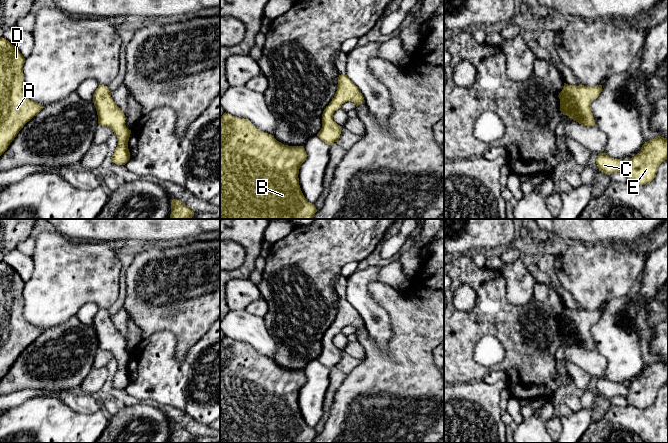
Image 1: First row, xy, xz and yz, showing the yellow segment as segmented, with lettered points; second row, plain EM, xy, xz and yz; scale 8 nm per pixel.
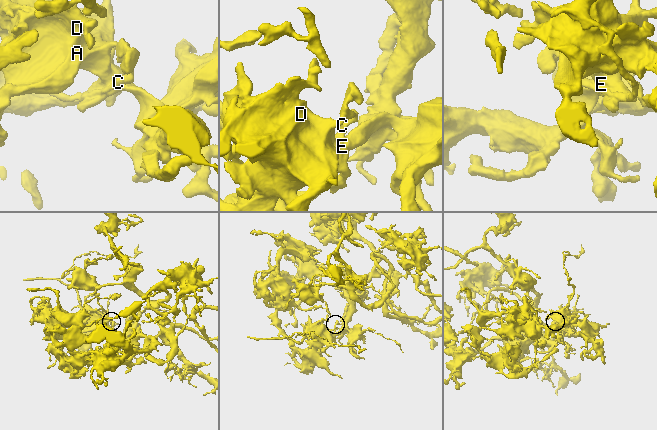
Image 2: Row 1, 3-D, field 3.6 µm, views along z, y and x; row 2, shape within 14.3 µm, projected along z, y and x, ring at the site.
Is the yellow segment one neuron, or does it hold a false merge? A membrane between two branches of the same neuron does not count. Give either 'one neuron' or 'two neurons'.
two neurons

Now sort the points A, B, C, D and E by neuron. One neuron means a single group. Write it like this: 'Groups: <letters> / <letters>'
Groups: A B D E / C

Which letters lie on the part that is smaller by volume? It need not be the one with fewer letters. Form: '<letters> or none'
C

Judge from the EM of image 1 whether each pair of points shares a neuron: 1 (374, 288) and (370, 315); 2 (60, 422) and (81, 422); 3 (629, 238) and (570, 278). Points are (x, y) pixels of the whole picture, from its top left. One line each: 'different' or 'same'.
1: different
2: same
3: different

